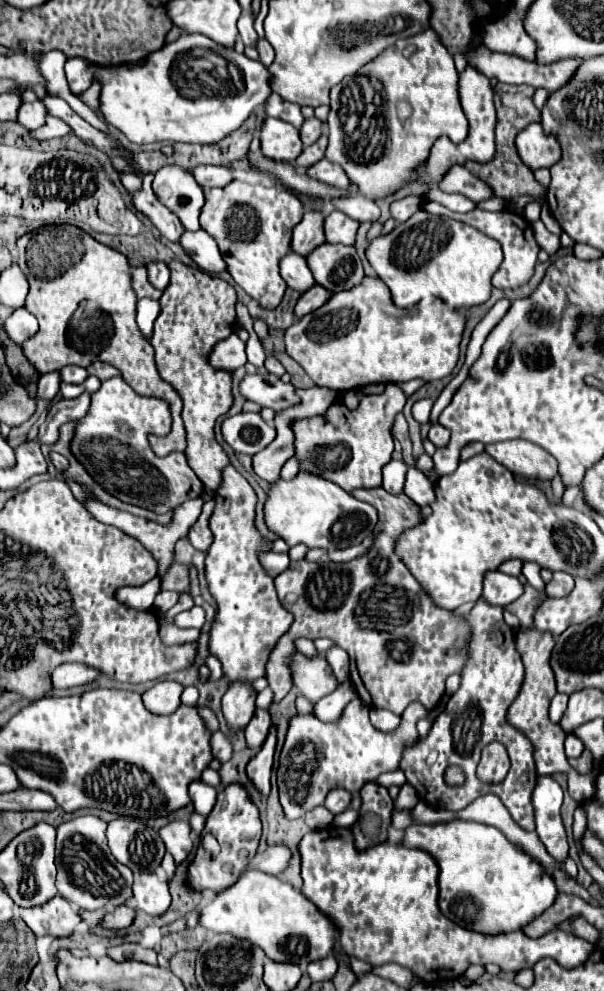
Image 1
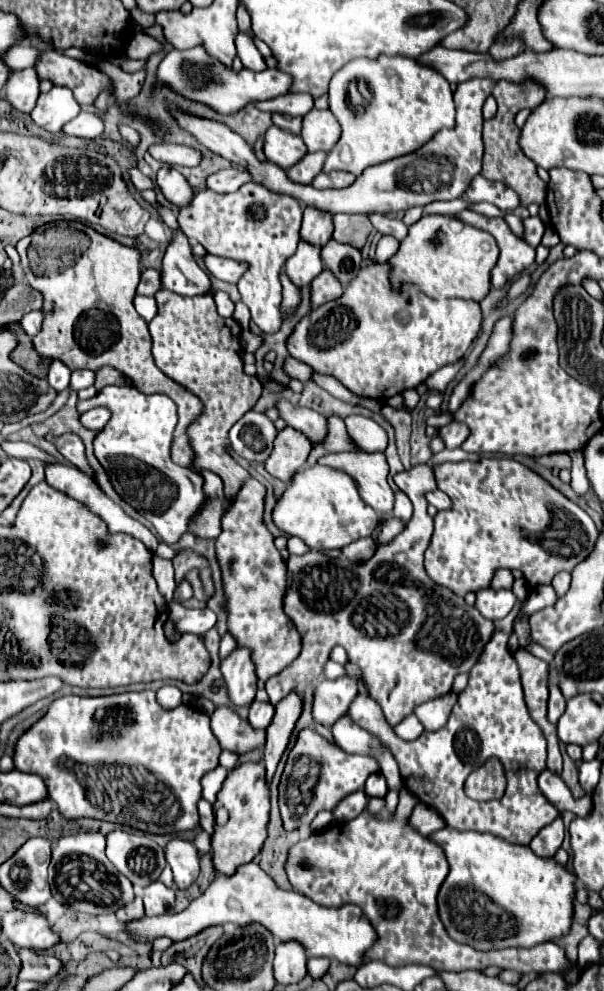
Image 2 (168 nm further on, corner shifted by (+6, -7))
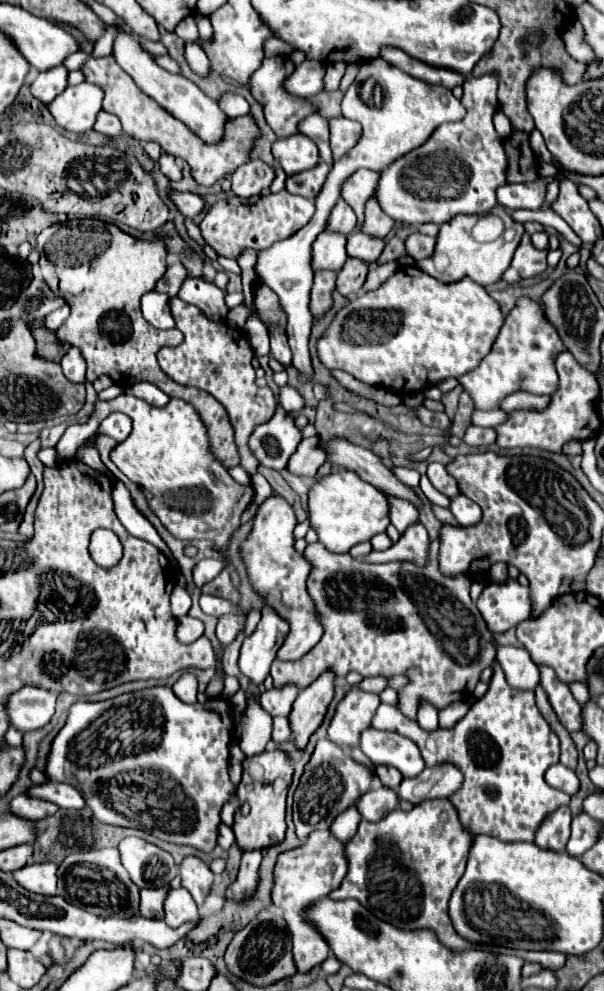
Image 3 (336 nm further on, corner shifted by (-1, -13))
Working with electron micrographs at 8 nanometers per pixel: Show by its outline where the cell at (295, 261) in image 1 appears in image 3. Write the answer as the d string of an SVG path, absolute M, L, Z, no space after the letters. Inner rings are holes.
M324 231L318 235L314 249L312 249L312 267L314 271L318 269L332 269L338 271L346 263L348 255L344 251L346 235L340 235L336 231Z

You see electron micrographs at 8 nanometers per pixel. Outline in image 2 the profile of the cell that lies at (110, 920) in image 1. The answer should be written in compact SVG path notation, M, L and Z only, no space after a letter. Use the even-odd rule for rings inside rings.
M135 899L133 903L121 907L115 915L117 915L119 921L135 921L135 919L141 919L143 917L143 901L141 899Z

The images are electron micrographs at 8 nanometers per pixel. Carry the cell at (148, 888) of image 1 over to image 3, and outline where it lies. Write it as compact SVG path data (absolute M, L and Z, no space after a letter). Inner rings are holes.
M184 887L170 889L170 893L166 897L166 903L164 903L164 909L166 909L164 921L170 927L180 927L188 921L198 921L200 919L198 905L194 903L190 891L186 891Z

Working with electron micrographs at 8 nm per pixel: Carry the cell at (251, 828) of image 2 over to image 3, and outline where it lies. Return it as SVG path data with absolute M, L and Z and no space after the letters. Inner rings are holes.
M266 749L264 753L256 755L256 757L248 757L244 763L244 773L242 773L242 781L238 785L238 791L248 791L246 801L250 803L250 813L248 815L236 815L236 823L234 823L234 835L236 835L236 843L244 849L264 849L268 845L276 845L284 839L284 831L286 831L286 795L288 795L288 787L292 783L292 775L294 775L294 767L288 759L288 753L282 749Z

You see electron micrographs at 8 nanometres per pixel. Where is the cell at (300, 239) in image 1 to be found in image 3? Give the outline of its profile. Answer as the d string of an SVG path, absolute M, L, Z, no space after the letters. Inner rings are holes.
M340 199L336 203L336 207L332 209L332 213L330 213L328 231L340 231L340 233L348 235L354 227L356 227L356 215L354 215L354 211L352 211L352 207L344 199Z

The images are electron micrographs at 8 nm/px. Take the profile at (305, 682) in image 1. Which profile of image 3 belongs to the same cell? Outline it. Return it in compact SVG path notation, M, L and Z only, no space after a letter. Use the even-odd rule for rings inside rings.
M352 689L336 709L336 715L328 727L328 737L340 747L358 747L360 731L370 727L372 715L380 705L378 693Z

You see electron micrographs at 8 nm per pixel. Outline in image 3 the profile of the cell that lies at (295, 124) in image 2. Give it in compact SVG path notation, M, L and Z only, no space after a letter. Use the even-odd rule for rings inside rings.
M310 115L300 123L300 133L308 135L320 149L320 159L332 167L332 151L328 143L328 119L322 115Z

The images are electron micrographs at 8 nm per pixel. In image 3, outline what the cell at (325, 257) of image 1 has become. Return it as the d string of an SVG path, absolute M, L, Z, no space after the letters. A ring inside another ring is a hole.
M354 229L348 235L346 251L350 257L358 257L358 259L364 259L368 263L374 263L380 257L384 245L386 245L386 239L372 237L372 235L366 235L366 233L360 233L358 229Z

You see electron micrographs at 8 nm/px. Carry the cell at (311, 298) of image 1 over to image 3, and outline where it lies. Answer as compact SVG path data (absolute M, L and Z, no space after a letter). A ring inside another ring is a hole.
M348 257L348 261L344 263L342 271L338 273L336 291L340 291L346 297L354 297L362 289L364 279L368 275L368 269L370 269L370 263L364 263L362 259Z

